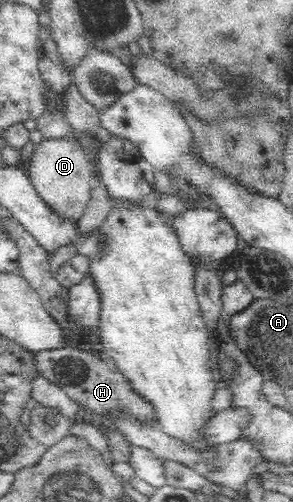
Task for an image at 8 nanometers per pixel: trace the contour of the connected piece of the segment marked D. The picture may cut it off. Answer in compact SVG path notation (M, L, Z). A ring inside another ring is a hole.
M74 138L62 140L46 140L35 146L35 152L27 164L26 175L39 196L41 202L59 220L76 222L83 216L85 209L90 202L90 181L96 177L95 168L86 152L77 144Z

